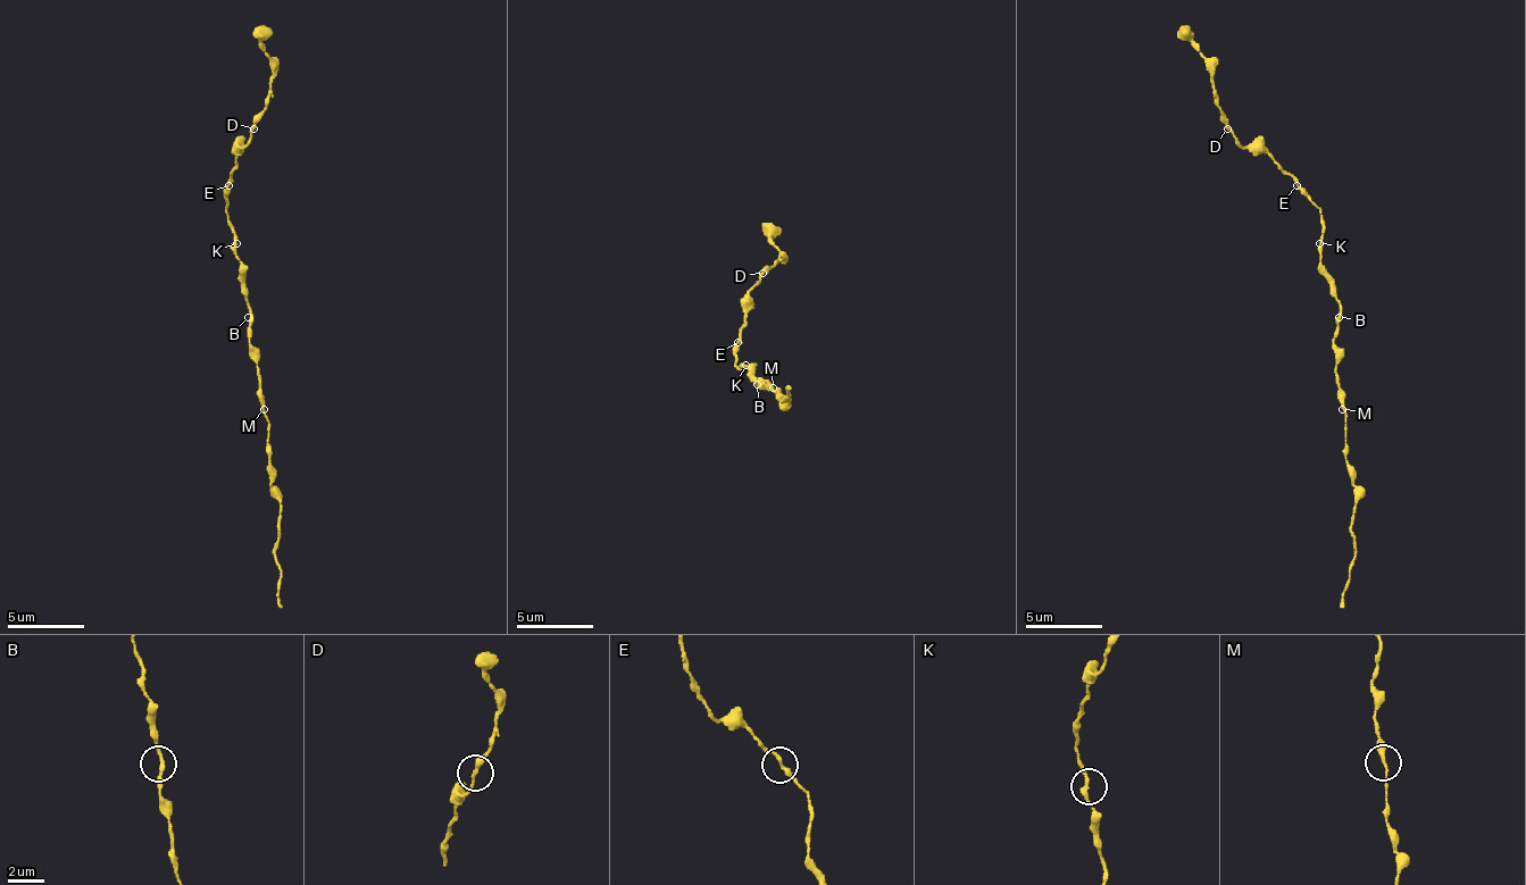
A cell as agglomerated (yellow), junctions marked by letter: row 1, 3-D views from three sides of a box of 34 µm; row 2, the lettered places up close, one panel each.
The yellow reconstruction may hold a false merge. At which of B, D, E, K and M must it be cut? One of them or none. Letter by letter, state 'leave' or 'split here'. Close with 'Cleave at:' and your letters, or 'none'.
B: leave
D: leave
E: leave
K: leave
M: leave
Cleave at: none

